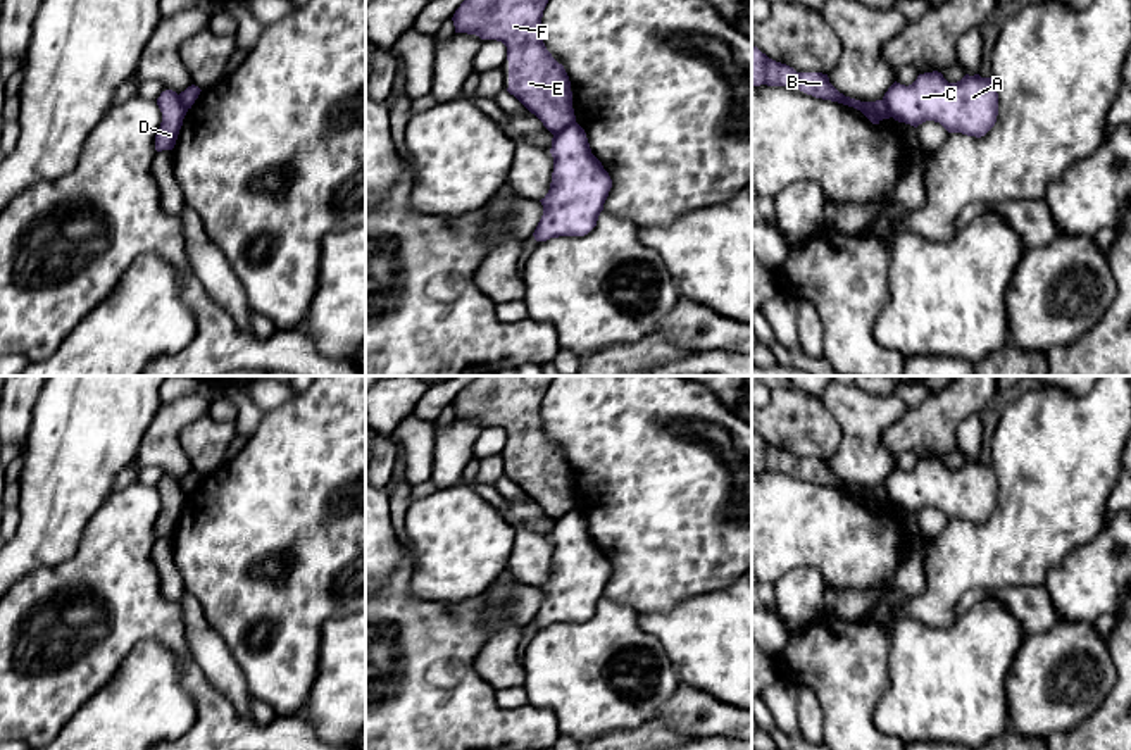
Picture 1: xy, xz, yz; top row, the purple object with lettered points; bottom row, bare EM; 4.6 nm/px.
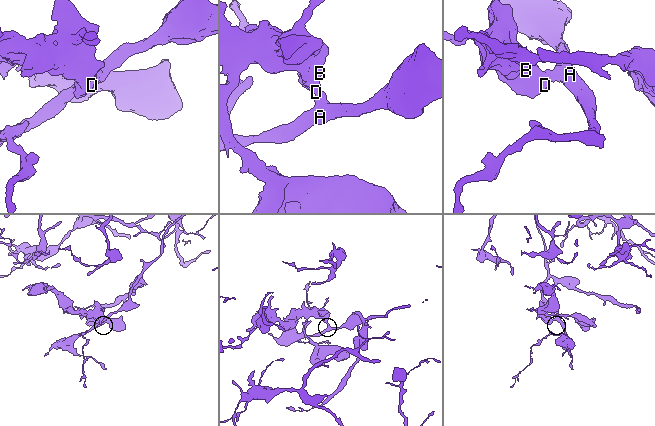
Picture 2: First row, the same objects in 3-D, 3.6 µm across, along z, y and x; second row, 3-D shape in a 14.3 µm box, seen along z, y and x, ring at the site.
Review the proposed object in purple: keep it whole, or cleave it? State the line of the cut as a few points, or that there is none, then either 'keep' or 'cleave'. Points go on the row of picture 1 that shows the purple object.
cut in xz along (574, 119), (554, 135); cleave

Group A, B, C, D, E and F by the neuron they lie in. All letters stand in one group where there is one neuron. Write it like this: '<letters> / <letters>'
A C / B D E F

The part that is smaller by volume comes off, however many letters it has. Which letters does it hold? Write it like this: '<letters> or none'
B, D, E, F

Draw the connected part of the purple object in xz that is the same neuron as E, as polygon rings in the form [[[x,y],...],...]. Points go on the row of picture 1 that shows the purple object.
[[[464,0],[452,21],[455,33],[497,40],[507,47],[509,88],[531,114],[552,133],[559,133],[576,121],[571,81],[543,43],[541,17],[548,0]]]

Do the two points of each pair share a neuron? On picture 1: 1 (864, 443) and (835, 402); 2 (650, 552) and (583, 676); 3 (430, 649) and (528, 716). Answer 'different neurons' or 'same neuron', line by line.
1: same neuron
2: different neurons
3: same neuron

